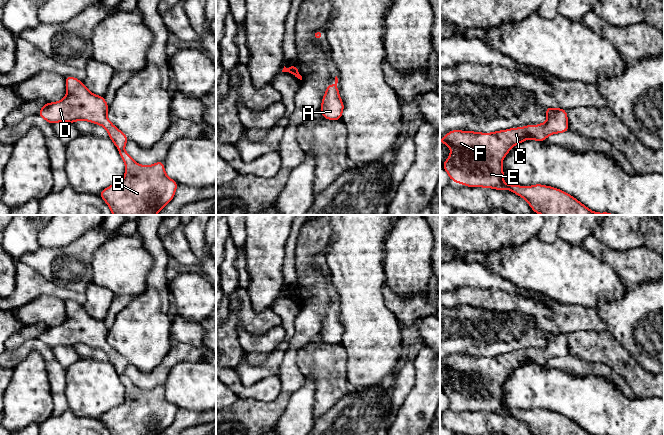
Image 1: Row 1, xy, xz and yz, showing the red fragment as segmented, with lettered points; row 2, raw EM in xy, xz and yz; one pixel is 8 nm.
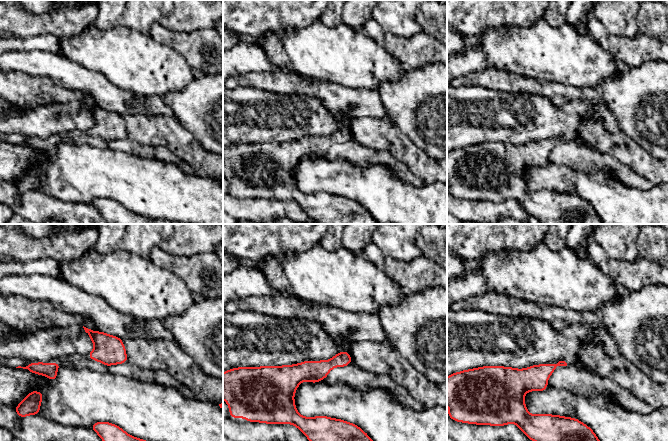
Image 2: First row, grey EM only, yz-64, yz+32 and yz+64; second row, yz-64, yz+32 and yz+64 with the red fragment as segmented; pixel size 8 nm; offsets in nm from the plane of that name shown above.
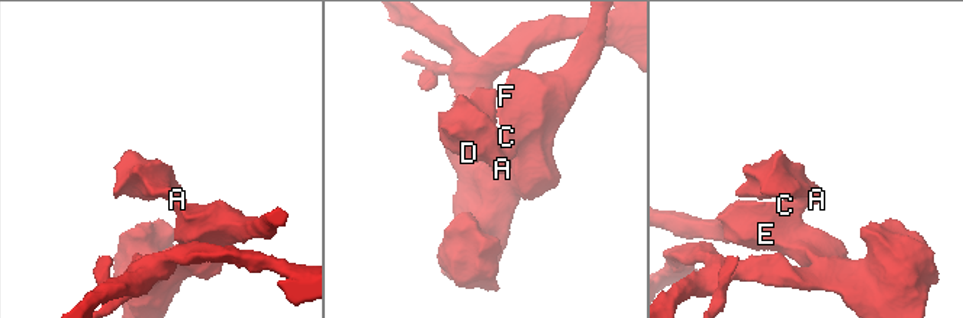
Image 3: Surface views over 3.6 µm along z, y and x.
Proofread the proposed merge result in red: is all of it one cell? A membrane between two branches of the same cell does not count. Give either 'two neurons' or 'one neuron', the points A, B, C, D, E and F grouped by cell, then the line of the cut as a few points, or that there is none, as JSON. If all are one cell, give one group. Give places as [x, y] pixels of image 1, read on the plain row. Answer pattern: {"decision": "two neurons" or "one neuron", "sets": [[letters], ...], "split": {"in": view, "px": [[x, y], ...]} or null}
{"decision": "one neuron", "sets": [["A", "B", "C", "D", "E", "F"]], "split": null}

